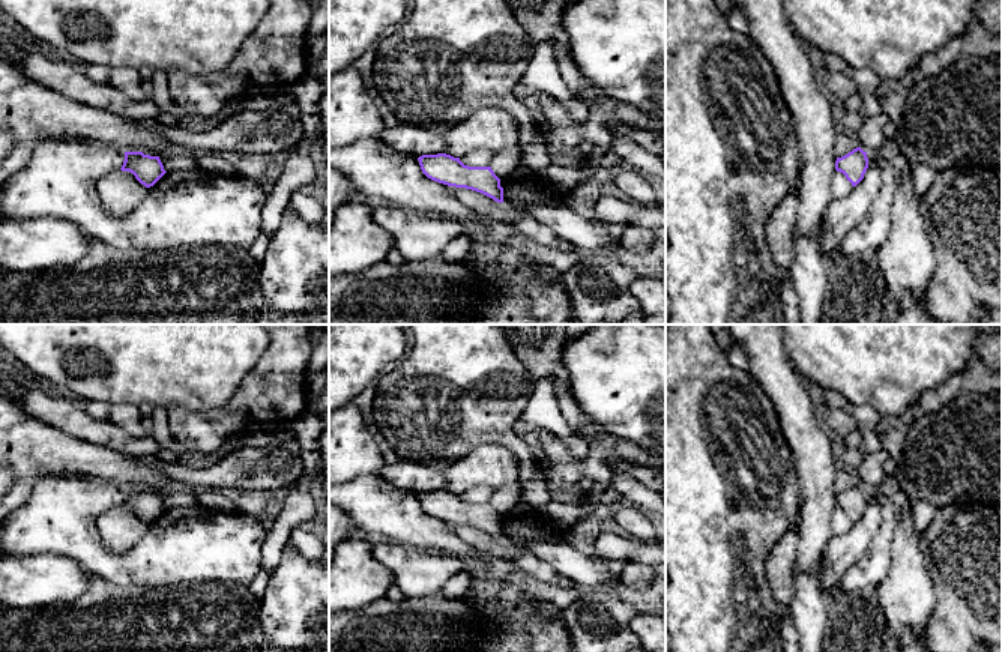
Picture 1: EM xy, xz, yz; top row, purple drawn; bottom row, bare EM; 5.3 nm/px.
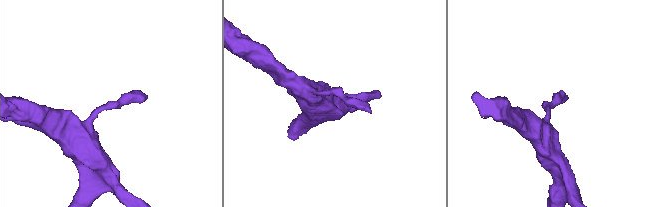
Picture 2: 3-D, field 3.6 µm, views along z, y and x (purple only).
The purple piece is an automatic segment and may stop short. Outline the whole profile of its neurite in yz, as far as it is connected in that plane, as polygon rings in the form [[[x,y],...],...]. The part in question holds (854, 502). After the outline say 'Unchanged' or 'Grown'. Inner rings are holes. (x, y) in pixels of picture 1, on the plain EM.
[[[861,484],[853,485],[835,497],[835,506],[843,509],[852,523],[856,523],[864,515],[867,505],[867,488],[864,488]]]. Unchanged

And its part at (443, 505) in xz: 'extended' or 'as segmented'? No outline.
as segmented

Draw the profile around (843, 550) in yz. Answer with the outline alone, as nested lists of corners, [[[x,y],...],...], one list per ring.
[[[871,499],[864,515],[853,523],[849,532],[832,535],[825,551],[822,569],[822,584],[825,589],[834,590],[835,596],[843,590],[841,580],[847,568],[868,550],[880,526],[880,505]]]

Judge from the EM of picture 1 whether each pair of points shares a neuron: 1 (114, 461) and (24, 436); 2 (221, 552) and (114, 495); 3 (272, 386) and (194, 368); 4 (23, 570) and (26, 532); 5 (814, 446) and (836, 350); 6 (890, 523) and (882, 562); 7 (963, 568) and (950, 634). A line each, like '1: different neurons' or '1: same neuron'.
1: same neuron
2: same neuron
3: different neurons
4: different neurons
5: different neurons
6: same neuron
7: same neuron

